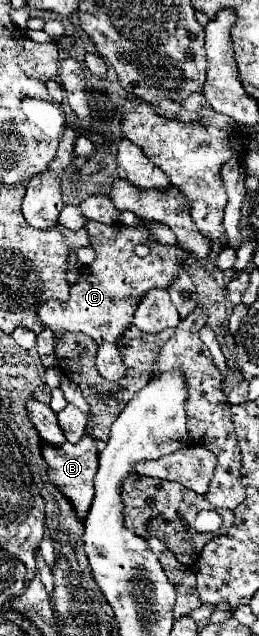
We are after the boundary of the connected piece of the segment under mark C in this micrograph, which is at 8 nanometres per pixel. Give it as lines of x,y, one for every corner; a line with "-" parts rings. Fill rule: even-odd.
120,222
116,224
86,224
86,230
92,240
92,248
96,252
92,264
88,268
82,268
78,272
78,282
70,286
68,300
46,300
38,316
42,324
50,326
54,330
54,340
58,342
58,336
62,332
82,332
98,342
96,353
96,368
102,378
116,382
124,376
126,368
118,352
118,336
122,330
132,324
134,310
138,302
144,298
144,294
152,288
168,288
168,284
174,280
176,272
180,268
186,268
182,262
182,250
178,246
166,246
156,244
156,240
150,238
148,228
140,224
140,228
128,228
-
138,244
150,244
148,256
140,258
136,256
134,248

